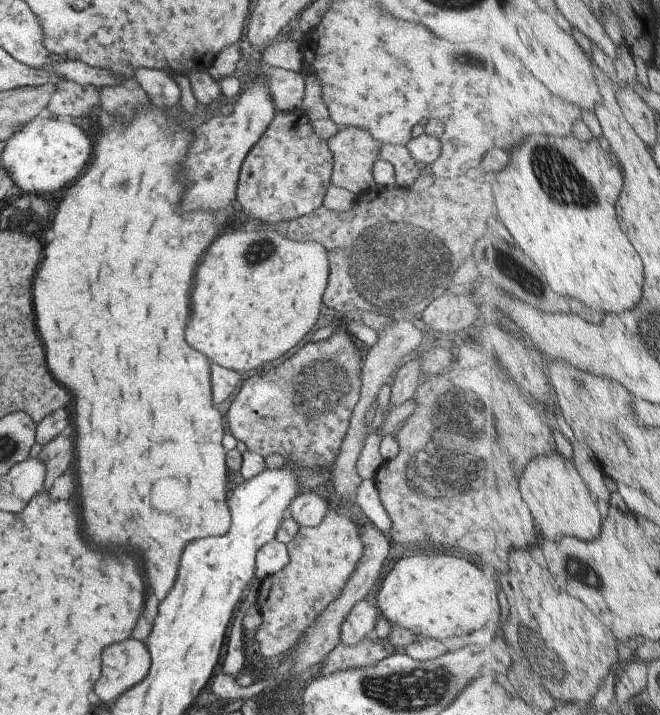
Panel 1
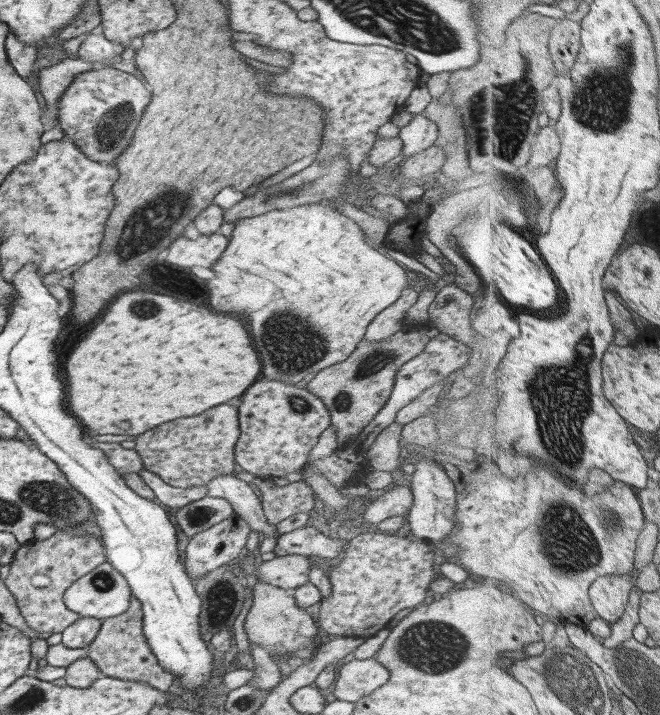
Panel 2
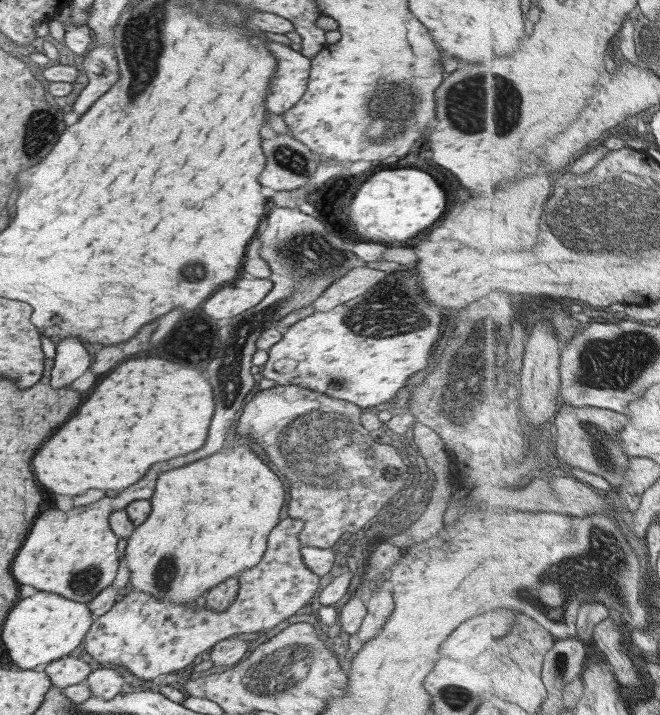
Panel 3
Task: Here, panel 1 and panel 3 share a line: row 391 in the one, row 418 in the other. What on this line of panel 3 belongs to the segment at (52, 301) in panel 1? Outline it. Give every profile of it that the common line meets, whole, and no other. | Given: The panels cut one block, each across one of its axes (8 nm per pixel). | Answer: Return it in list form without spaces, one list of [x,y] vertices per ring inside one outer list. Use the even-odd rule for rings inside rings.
[[[182,350],[182,357],[177,357],[181,366],[162,358],[136,358],[112,370],[76,410],[70,424],[62,424],[34,454],[30,466],[38,482],[66,496],[83,495],[88,488],[122,493],[154,462],[202,447],[214,414],[214,394],[202,376],[208,366],[199,366],[199,357],[193,357],[196,352]]]

